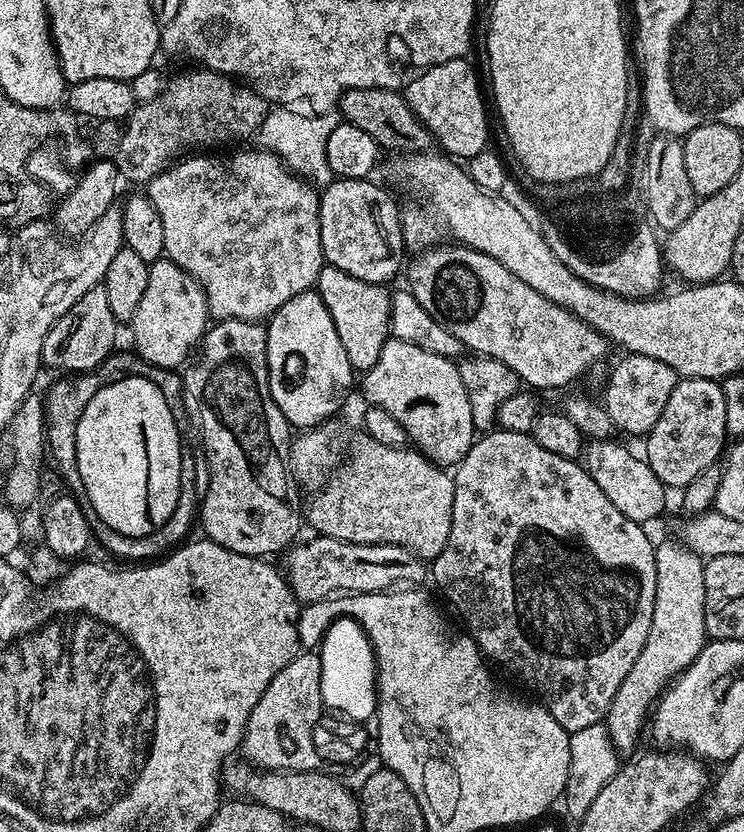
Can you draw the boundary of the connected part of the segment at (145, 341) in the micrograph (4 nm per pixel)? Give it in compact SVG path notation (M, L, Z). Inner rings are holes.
M161 258L150 264L146 274L146 291L142 293L138 310L134 310L134 318L130 322L132 340L136 343L134 351L137 356L153 369L176 368L191 354L192 347L195 344L197 347L203 341L204 333L209 327L208 303L200 283L190 274L186 274L186 270L182 270L182 266L178 266L173 260Z

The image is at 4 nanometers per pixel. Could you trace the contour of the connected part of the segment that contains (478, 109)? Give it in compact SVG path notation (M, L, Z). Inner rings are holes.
M461 58L417 71L415 73L417 76L409 82L408 89L403 89L402 92L404 99L414 110L414 114L426 126L433 141L441 144L445 148L441 149L449 157L459 158L464 162L490 144L490 121L488 122L488 112L484 109L484 96L480 93L480 80L476 77L475 70L467 64L468 62L467 59Z

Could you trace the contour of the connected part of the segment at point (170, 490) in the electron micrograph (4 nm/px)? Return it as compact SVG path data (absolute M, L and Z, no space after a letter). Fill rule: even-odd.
M130 376L112 385L102 386L86 410L82 411L81 421L77 426L77 462L82 474L86 495L94 506L94 513L110 530L118 530L118 534L127 536L145 536L170 514L174 514L174 506L178 506L180 493L180 432L176 429L177 413L172 411L170 401L164 397L164 388L156 385L148 376Z

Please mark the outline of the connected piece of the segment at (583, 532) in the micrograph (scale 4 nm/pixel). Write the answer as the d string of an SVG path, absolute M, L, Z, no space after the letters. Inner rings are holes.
M503 430L483 433L479 439L472 443L468 453L460 459L460 463L455 465L452 481L454 482L454 514L450 522L450 538L446 542L442 554L438 554L436 559L431 561L430 564L430 576L436 579L436 584L440 587L441 594L456 607L457 614L464 619L465 626L463 625L463 627L467 629L472 639L476 641L485 657L493 665L501 664L506 671L513 672L530 691L537 692L540 695L537 696L539 703L543 704L550 714L554 714L554 722L558 722L558 726L562 726L571 734L578 730L583 730L586 726L594 726L601 723L608 715L610 702L614 702L614 694L618 694L618 686L622 686L626 674L630 674L630 666L634 666L638 654L642 654L642 646L646 646L646 634L650 634L650 618L654 618L654 590L656 589L656 571L654 570L656 549L654 540L651 540L644 533L647 531L641 525L634 523L630 518L626 518L626 514L622 514L622 510L618 510L618 506L614 506L614 502L610 502L610 498L606 498L606 494L602 494L602 490L598 487L598 482L594 482L594 478L590 478L590 474L584 469L583 463L570 458L562 458L562 454L550 454L550 450L545 450L542 446L538 446L538 442L531 434L514 434L513 432L505 432Z

